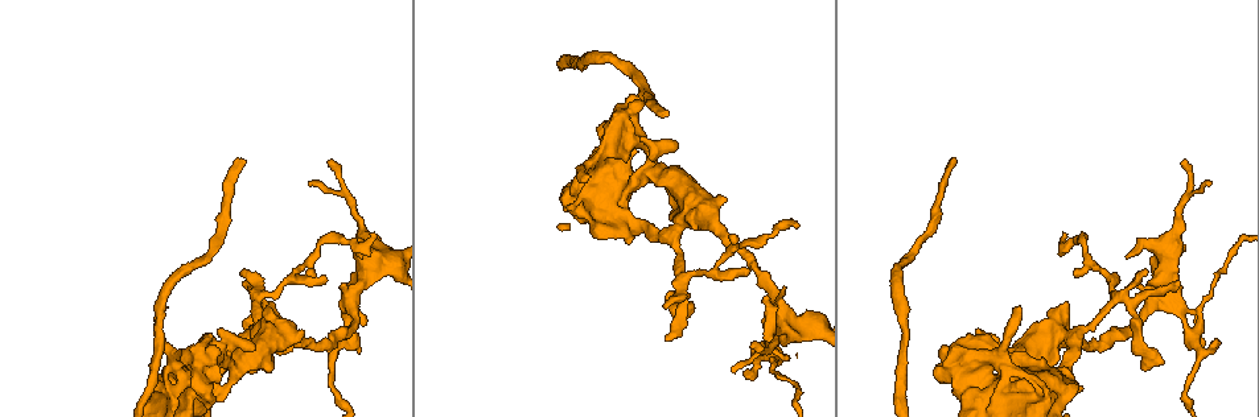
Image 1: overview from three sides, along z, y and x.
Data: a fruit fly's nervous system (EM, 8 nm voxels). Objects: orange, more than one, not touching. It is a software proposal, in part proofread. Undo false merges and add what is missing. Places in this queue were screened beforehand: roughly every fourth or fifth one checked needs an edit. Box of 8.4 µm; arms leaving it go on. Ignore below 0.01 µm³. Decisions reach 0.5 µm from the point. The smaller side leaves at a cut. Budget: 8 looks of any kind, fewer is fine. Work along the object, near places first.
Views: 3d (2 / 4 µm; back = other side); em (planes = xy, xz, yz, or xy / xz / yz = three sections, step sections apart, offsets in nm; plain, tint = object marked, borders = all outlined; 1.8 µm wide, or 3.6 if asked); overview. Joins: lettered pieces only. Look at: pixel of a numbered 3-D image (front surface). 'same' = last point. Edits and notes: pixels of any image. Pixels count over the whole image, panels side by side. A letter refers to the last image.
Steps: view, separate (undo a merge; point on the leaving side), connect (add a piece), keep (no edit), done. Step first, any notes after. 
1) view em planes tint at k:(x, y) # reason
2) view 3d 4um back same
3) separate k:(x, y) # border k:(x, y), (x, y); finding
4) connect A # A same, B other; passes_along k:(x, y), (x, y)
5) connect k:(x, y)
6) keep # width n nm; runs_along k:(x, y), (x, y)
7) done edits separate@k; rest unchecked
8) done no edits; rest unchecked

view em planes borders at 1:(663, 117) # an open end

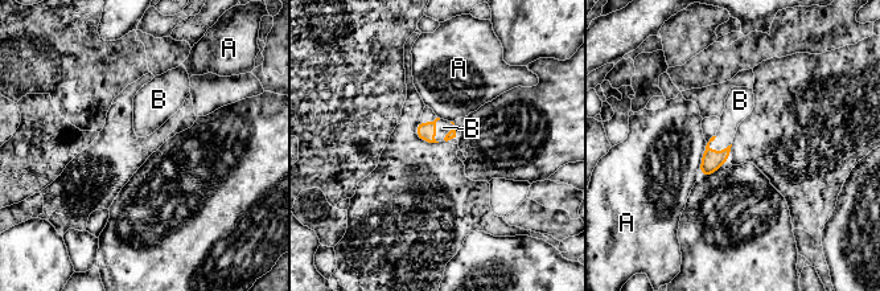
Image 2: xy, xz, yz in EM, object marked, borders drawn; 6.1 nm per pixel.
connect B # A other, B same; passes_along 2:(711, 160), (719, 152), (733, 114); the neuron continues

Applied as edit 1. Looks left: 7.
view em planes borders at 1:(257, 301) # a fork

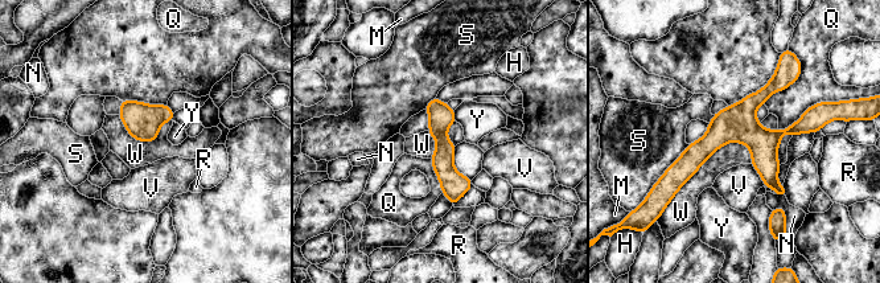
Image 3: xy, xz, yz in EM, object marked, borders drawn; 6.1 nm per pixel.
keep # width 160 nm; longest_contact W 600 nm; H other, M other, N other, Q other, R other, S other, V other, W other, Y other; all the same neuron

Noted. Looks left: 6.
view em planes tint at 1:(1159, 272) # a fork

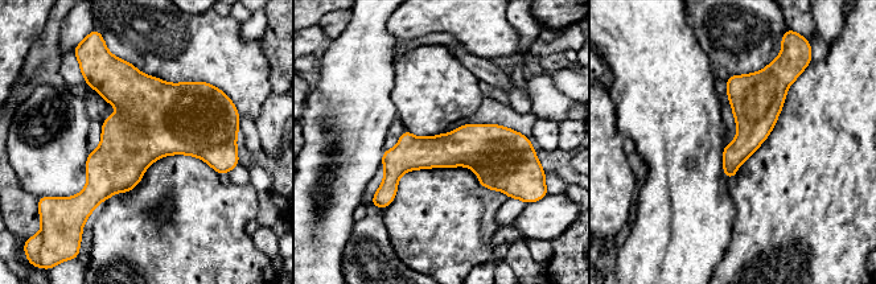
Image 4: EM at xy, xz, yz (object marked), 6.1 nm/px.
view em planes borders same # what lies round it

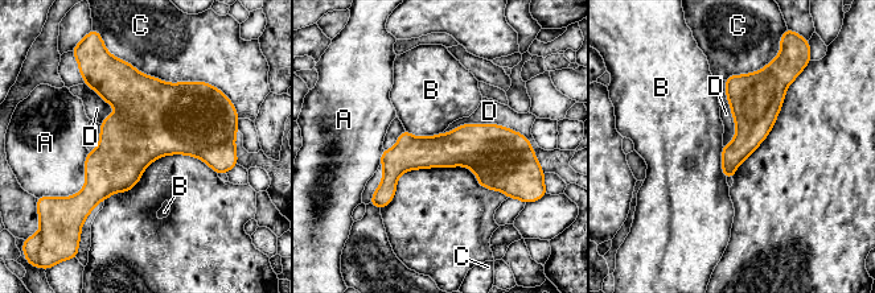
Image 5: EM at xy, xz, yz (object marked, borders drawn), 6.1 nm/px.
keep # A other, B other, C other, D other; border 5:(443, 132), (500, 124), (532, 148); all the same neuron

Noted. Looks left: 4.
done edits connect@2; rest unchecked

